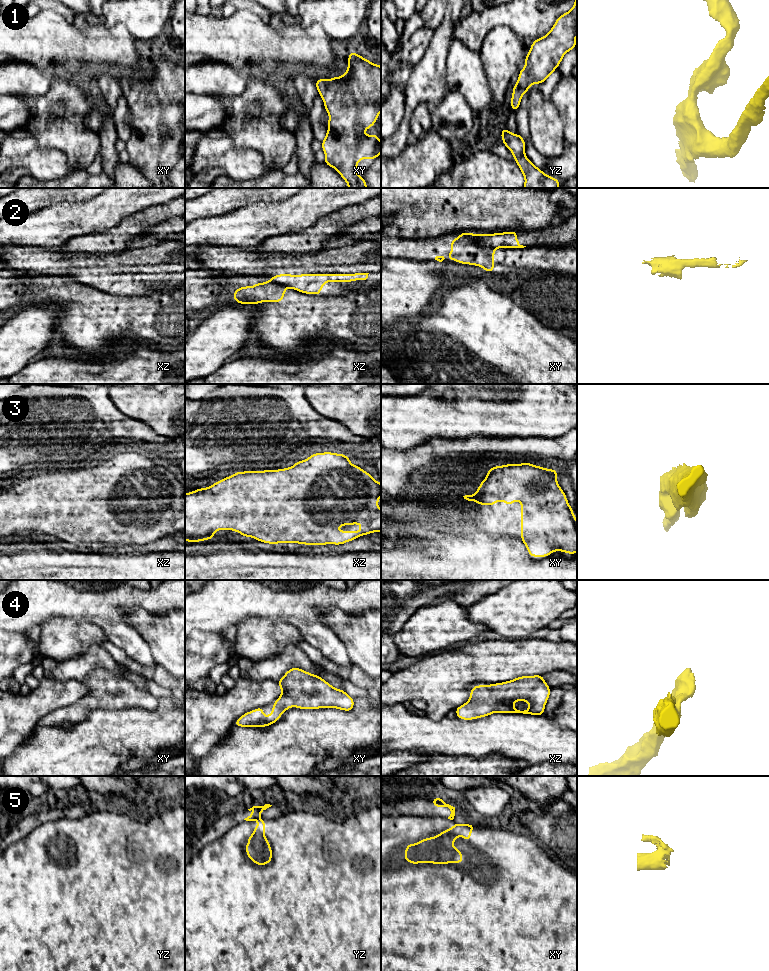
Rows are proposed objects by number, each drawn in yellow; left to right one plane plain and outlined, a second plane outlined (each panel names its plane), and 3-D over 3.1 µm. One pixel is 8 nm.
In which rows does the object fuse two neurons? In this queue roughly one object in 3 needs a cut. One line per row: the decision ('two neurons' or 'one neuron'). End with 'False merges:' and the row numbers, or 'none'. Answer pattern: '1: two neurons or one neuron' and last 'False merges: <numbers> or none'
1: one neuron
2: two neurons
3: one neuron
4: one neuron
5: two neurons
False merges: 2, 5

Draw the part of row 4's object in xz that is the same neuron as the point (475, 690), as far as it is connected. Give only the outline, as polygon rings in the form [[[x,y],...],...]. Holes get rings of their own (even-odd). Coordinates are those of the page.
[[[542,675],[520,676],[510,681],[484,686],[475,685],[470,691],[469,700],[455,709],[456,715],[462,720],[482,718],[497,712],[542,716],[550,697],[550,689]],[[516,701],[525,701],[530,704],[530,707],[524,711],[517,710],[513,706]]]

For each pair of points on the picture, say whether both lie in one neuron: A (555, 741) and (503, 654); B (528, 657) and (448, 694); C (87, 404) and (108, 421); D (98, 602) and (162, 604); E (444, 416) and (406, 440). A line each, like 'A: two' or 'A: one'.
A: two
B: one
C: one
D: one
E: one

